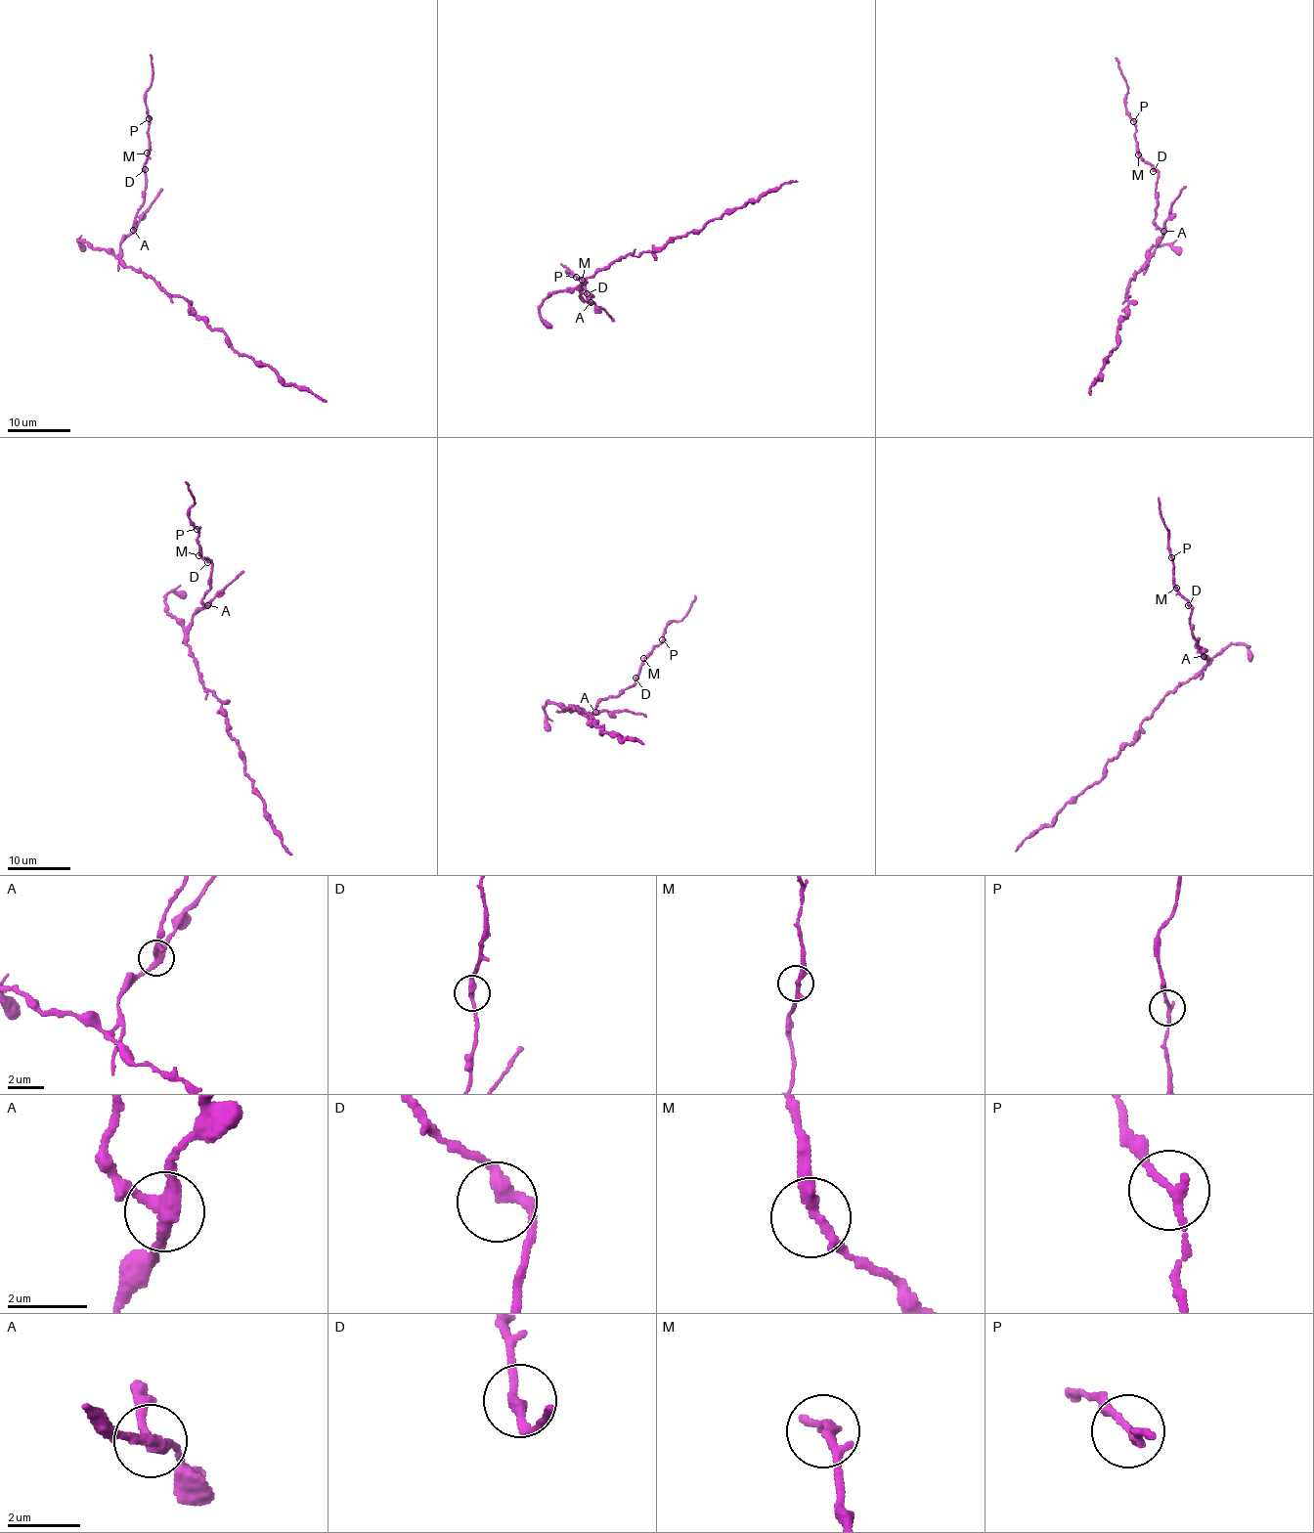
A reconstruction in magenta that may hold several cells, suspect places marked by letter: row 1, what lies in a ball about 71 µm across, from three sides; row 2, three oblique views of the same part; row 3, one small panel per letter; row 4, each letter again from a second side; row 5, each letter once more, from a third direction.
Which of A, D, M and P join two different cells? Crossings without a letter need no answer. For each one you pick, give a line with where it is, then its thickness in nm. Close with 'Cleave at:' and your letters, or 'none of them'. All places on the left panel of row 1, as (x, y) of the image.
A: place (133, 230); calibre 320 nm
Cleave at: A

